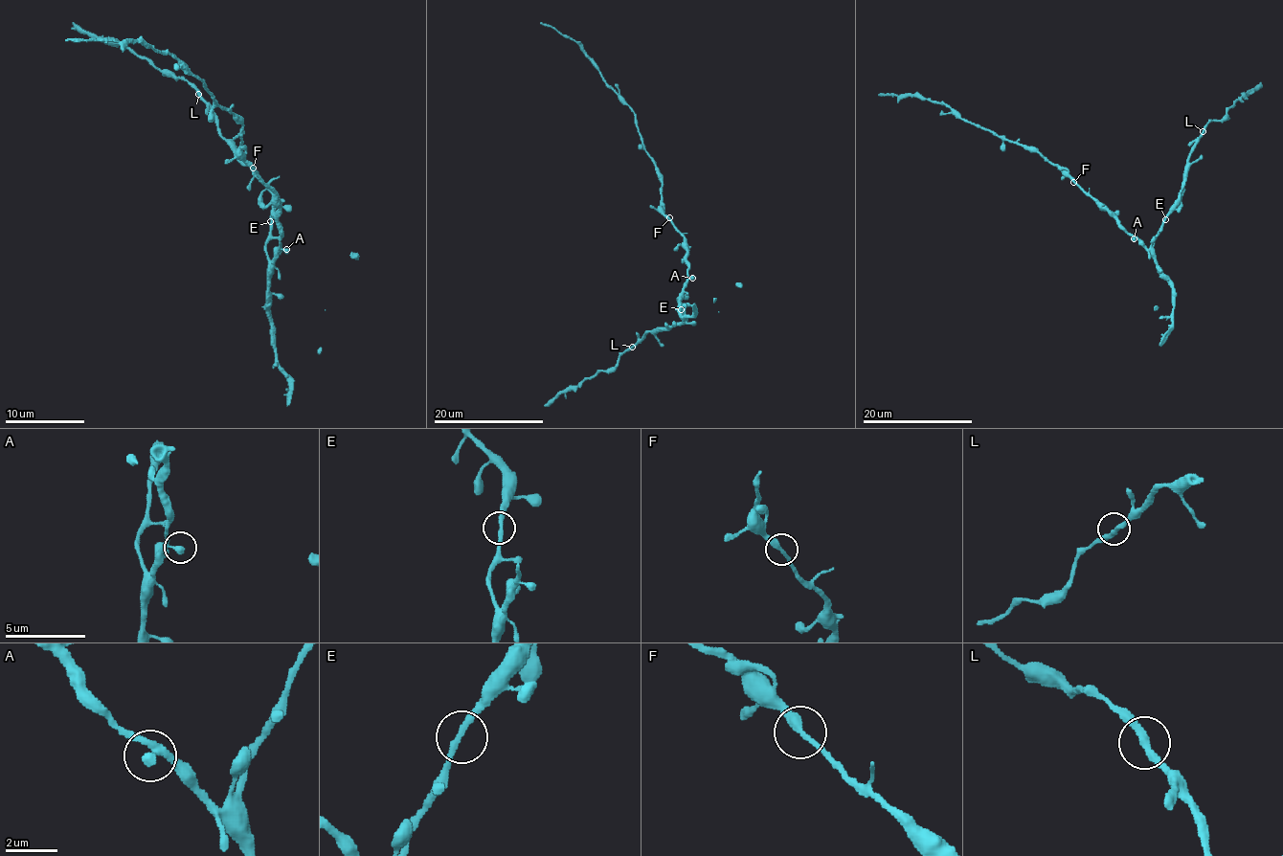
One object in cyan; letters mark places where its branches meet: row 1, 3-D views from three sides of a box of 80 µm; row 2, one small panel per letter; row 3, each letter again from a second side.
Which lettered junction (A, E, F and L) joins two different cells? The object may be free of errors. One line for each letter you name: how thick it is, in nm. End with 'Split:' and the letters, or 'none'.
Split: none

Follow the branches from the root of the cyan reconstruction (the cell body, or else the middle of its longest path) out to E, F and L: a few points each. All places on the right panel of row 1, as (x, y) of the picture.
E: (1111, 215), (1147, 248), (1165, 219)
F: (1111, 215), (1073, 182)
L: (1111, 215), (1149, 248), (1178, 198), (1191, 147), (1203, 131)

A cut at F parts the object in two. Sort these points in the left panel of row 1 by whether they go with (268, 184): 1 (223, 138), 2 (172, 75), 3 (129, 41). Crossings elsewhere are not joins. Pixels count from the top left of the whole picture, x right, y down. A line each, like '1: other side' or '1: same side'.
1: same side
2: same side
3: other side

